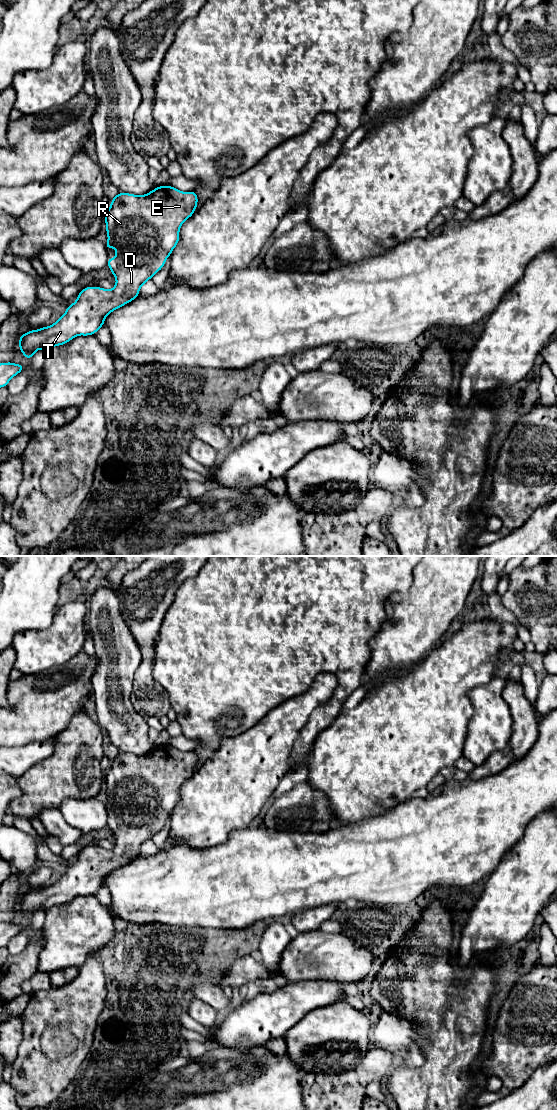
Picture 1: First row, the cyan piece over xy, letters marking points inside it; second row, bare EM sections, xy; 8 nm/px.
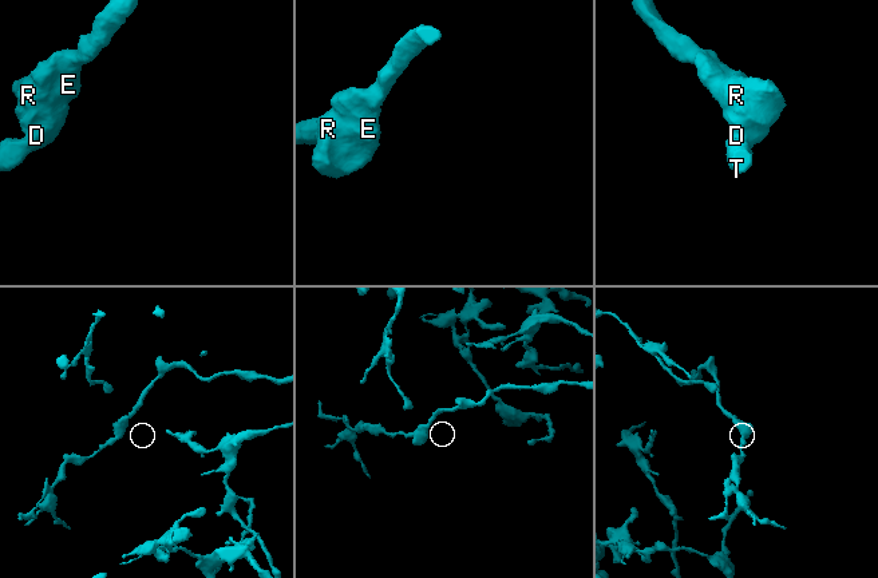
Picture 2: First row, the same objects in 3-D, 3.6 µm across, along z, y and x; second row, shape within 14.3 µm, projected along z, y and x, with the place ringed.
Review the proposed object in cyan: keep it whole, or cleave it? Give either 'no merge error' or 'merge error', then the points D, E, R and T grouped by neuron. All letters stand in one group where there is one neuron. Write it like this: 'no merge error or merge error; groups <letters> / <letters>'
no merge error; groups D E R T

